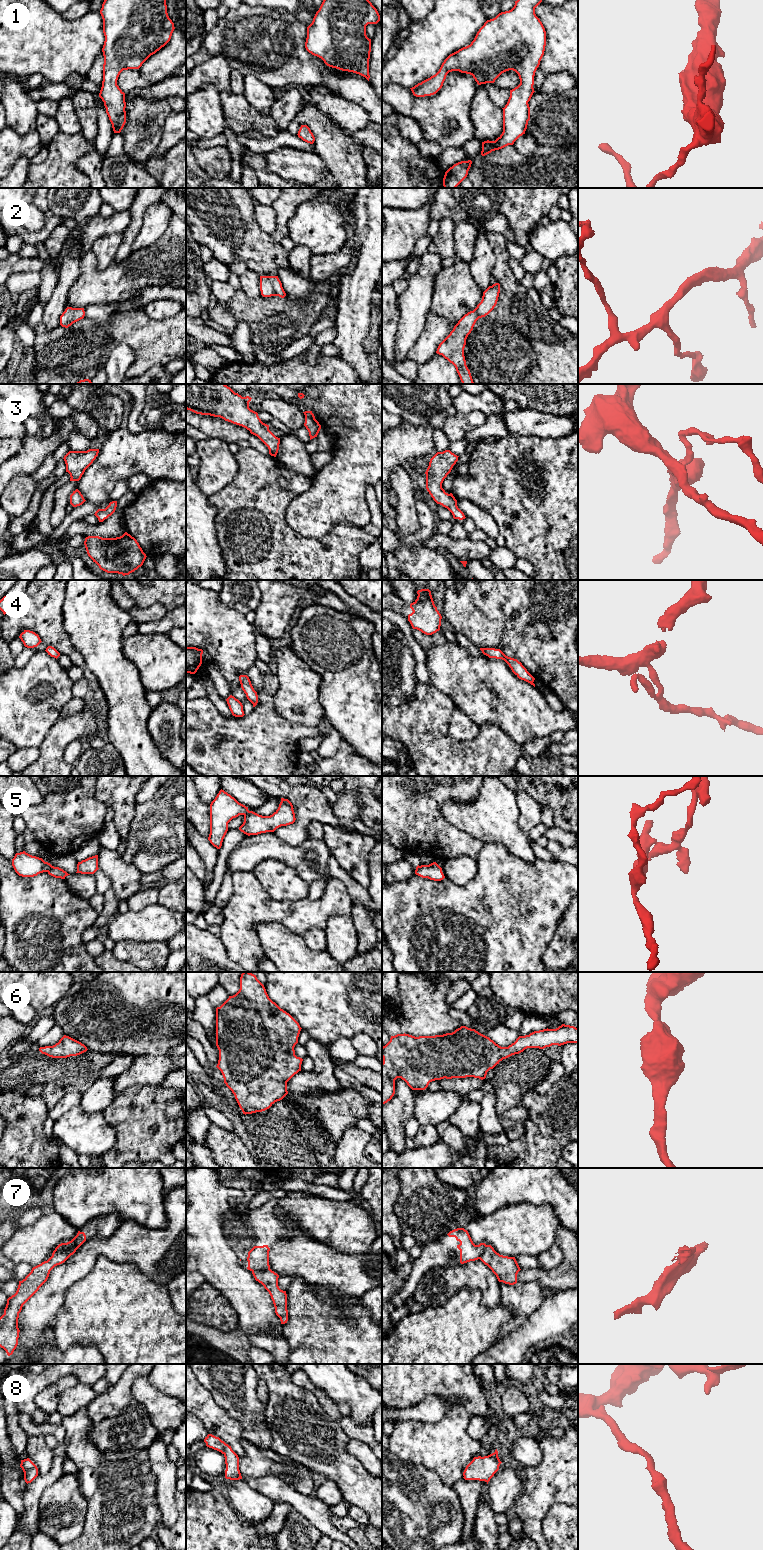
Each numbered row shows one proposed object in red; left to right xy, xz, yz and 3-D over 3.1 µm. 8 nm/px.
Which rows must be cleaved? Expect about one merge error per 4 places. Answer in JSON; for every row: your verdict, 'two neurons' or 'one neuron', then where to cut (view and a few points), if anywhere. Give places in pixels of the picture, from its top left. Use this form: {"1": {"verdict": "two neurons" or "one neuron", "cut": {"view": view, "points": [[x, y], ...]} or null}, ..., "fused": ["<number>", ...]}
{"1": {"verdict": "one neuron", "cut": null}, "2": {"verdict": "one neuron", "cut": null}, "3": {"verdict": "one neuron", "cut": null}, "4": {"verdict": "one neuron", "cut": null}, "5": {"verdict": "two neurons", "cut": {"view": "xy", "points": [[53, 866], [46, 871]]}}, "6": {"verdict": "one neuron", "cut": null}, "7": {"verdict": "two neurons", "cut": {"view": "xy", "points": [[77, 1247], [61, 1248], [52, 1255]]}}, "8": {"verdict": "one neuron", "cut": null}, "fused": ["5", "7"]}

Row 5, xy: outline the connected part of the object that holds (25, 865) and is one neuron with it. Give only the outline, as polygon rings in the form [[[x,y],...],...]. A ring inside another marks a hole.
[[[25,851],[15,854],[12,866],[15,872],[22,877],[34,877],[54,867],[42,858],[32,856]]]

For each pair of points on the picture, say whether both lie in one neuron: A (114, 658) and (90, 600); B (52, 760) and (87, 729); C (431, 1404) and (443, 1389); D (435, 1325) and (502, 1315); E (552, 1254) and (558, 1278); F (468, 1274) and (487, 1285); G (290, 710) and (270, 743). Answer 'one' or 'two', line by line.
A: one
B: one
C: two
D: one
E: two
F: one
G: two

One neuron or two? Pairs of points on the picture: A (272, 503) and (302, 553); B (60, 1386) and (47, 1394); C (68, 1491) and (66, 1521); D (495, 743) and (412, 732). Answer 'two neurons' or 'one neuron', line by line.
A: one neuron
B: one neuron
C: one neuron
D: one neuron

